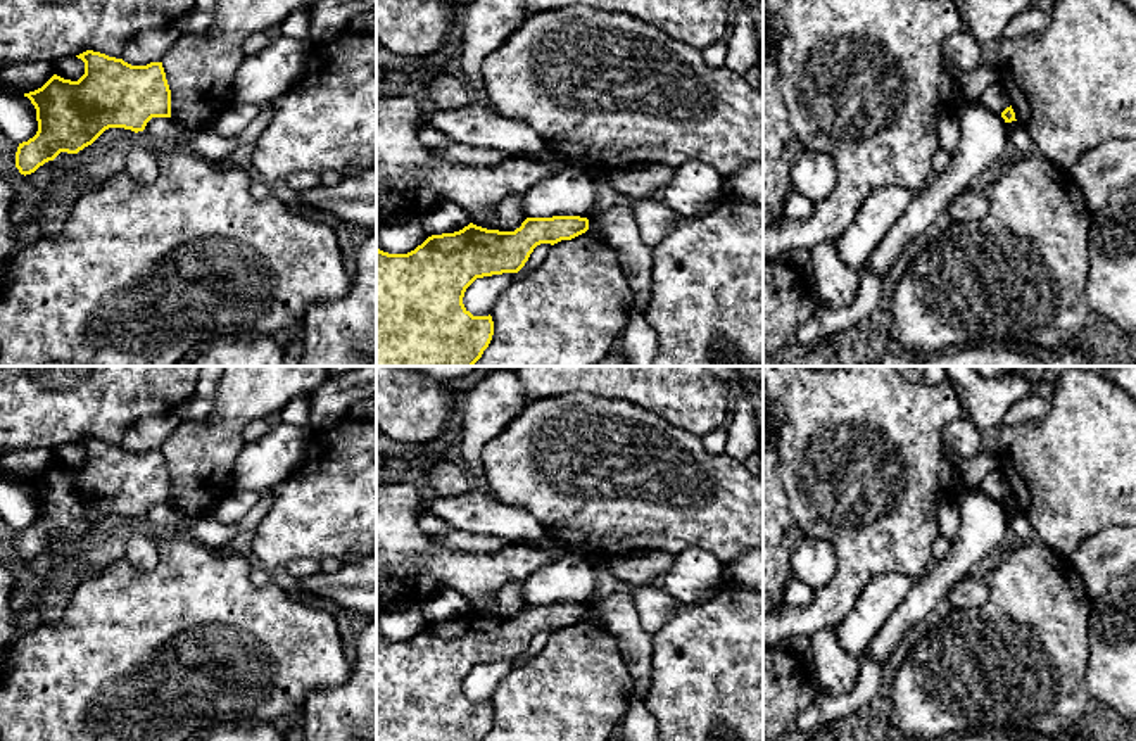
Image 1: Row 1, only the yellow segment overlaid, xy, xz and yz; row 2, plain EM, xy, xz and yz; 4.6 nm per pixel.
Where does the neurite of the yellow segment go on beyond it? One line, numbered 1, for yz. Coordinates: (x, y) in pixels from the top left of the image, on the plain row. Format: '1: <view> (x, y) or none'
1: none

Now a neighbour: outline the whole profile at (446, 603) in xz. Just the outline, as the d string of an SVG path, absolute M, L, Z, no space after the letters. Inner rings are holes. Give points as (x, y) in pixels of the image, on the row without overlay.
M442 587L428 601L420 605L426 622L454 620L470 611L468 601L454 589Z

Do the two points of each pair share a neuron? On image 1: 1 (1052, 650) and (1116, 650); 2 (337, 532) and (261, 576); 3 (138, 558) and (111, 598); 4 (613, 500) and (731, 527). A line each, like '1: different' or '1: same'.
1: different
2: different
3: different
4: same

